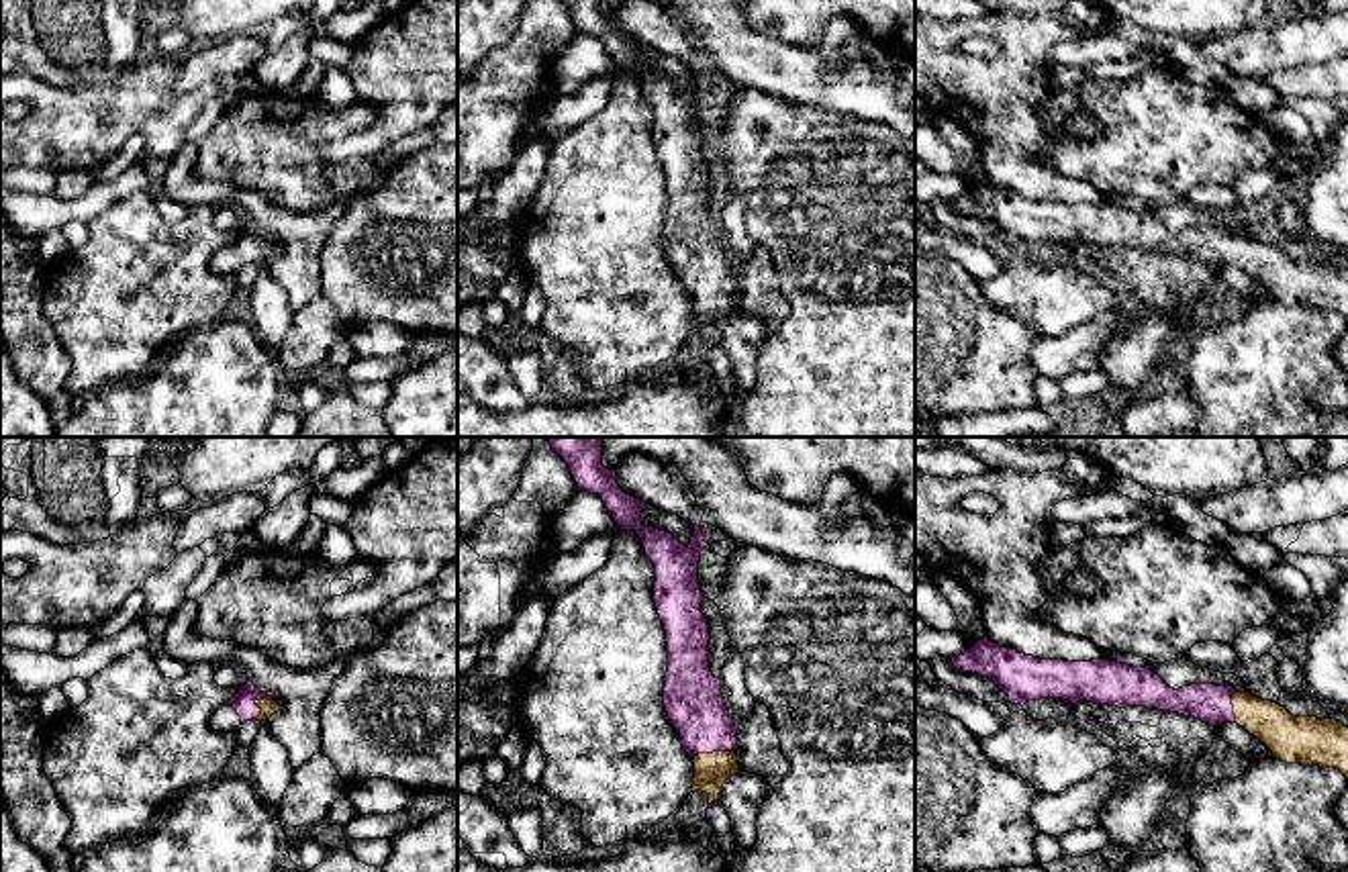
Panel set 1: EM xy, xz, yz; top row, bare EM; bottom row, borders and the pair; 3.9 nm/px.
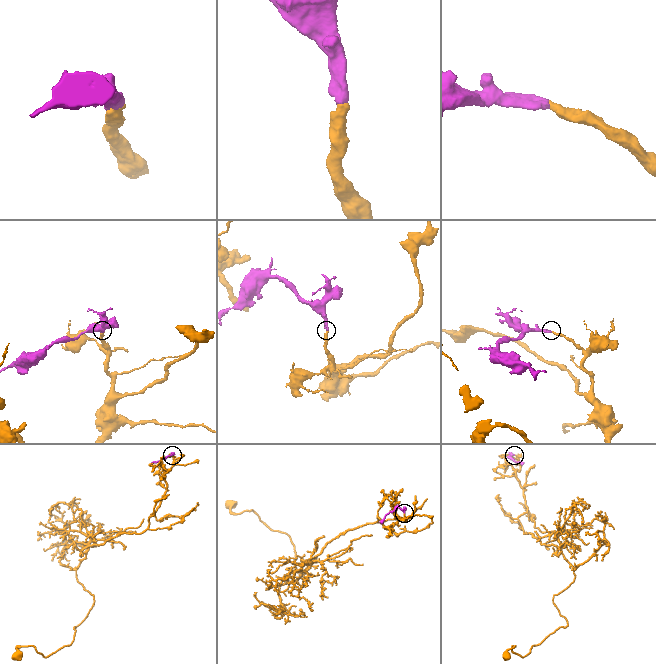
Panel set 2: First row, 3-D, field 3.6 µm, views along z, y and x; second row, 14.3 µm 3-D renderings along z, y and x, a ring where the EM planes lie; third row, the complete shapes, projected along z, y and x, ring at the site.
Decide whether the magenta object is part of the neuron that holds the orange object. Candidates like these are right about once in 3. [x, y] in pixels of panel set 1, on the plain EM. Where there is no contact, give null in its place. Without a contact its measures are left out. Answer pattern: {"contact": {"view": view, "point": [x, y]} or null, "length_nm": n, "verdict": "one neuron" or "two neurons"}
{"contact": {"view": "xz", "point": [713, 295]}, "length_nm": 170, "verdict": "one neuron"}

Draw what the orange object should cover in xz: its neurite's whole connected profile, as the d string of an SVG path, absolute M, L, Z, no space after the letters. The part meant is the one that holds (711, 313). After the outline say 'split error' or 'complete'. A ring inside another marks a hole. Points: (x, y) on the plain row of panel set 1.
M562 0L578 31L598 37L621 74L635 74L645 98L656 110L654 145L666 174L668 214L664 225L664 249L670 265L680 274L684 294L694 306L692 335L707 335L709 347L719 341L721 329L739 314L735 300L737 274L721 237L721 221L709 210L709 167L703 157L703 135L699 127L701 94L709 88L699 67L690 88L682 88L672 76L641 67L645 45L619 31L617 12L607 12L603 0Z; split error

